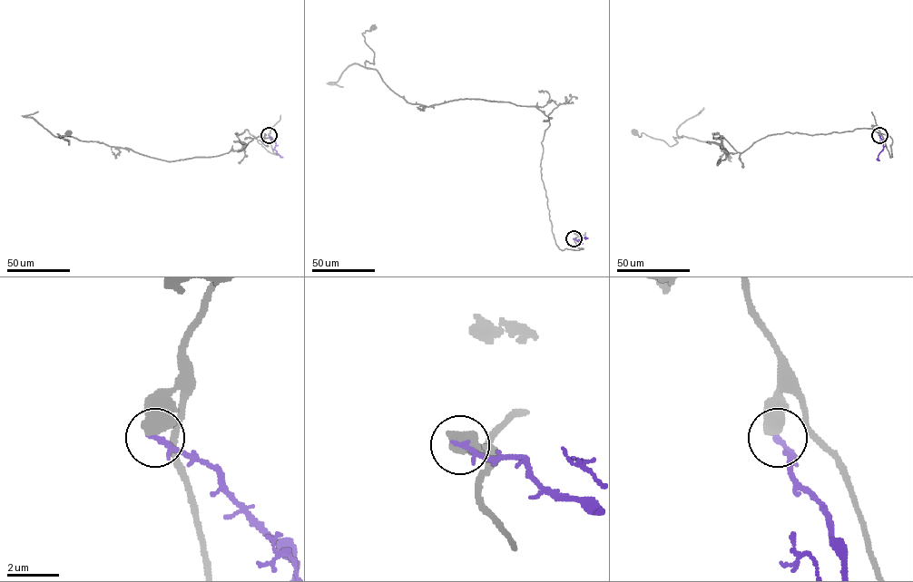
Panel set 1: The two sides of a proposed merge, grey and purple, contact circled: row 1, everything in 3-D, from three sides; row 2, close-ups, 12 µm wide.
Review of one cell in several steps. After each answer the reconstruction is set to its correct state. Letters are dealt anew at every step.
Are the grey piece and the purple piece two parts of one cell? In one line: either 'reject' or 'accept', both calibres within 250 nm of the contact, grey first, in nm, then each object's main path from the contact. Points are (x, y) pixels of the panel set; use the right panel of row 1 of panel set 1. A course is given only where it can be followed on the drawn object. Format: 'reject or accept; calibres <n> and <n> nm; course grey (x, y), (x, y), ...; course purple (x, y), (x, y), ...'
reject; calibres 650 and 200 nm; course grey (879, 135), (891, 157), (891, 138), (862, 128), (767, 135), (718, 165), (721, 144), (634, 132); course purple (879, 135), (883, 148), (878, 160)

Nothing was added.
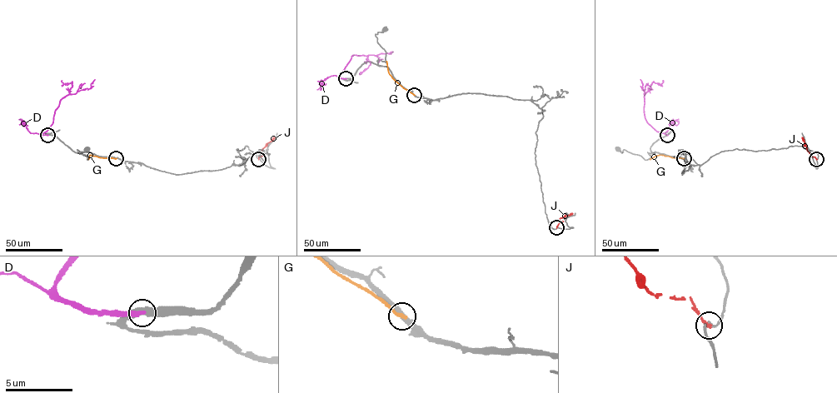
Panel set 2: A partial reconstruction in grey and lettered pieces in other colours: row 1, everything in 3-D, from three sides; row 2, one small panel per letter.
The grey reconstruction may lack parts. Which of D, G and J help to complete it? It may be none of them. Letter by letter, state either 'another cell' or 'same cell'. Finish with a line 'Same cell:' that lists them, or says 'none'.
D: another cell
G: another cell
J: another cell
Same cell: none

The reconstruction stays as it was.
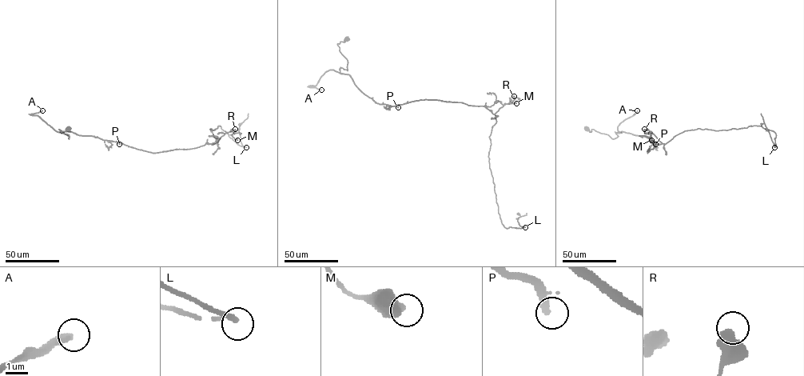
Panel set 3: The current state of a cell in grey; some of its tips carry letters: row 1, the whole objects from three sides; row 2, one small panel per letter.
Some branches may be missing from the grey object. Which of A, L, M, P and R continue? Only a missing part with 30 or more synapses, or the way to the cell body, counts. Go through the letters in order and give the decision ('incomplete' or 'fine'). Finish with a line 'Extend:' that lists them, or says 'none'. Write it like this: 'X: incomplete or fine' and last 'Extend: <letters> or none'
A: incomplete
L: fine
M: fine
P: incomplete
R: fine
Extend: A, P

